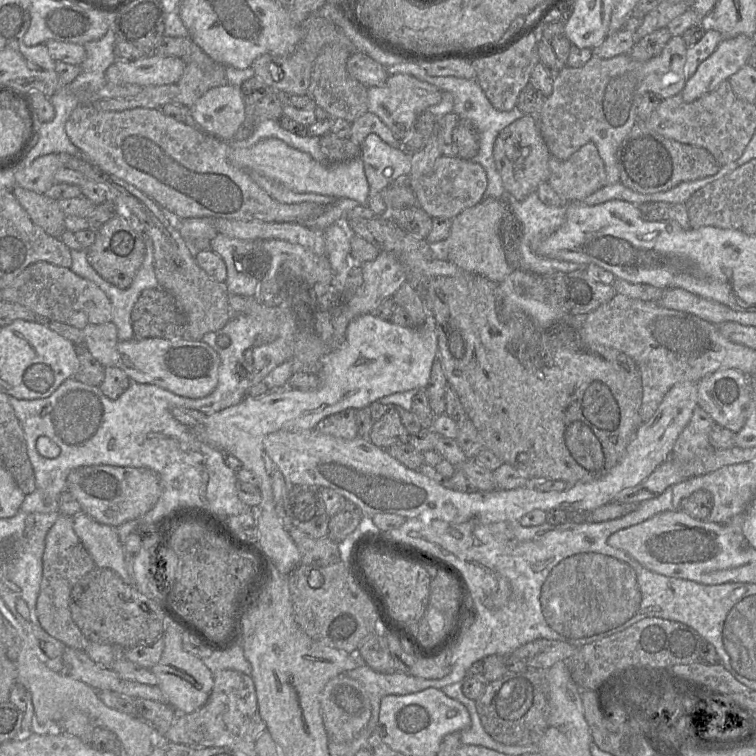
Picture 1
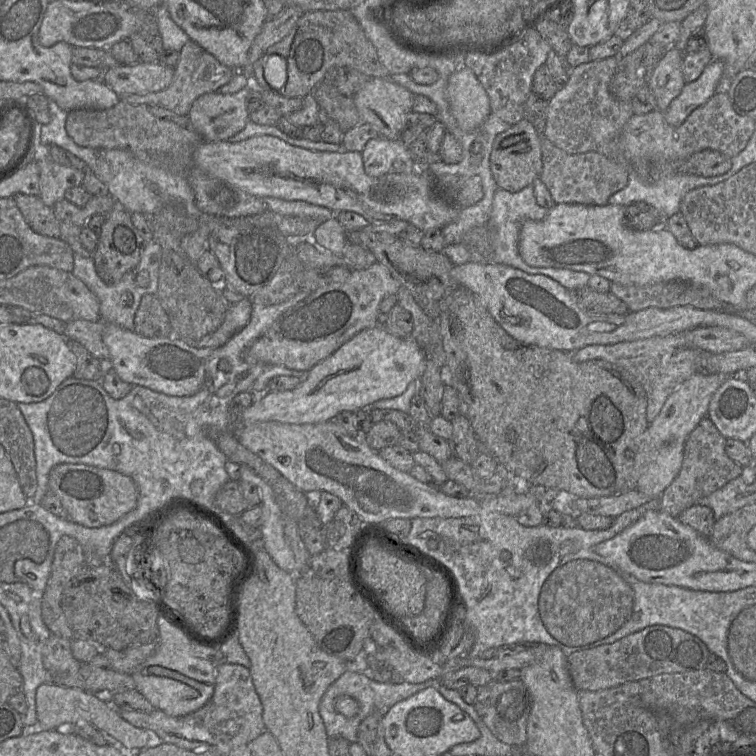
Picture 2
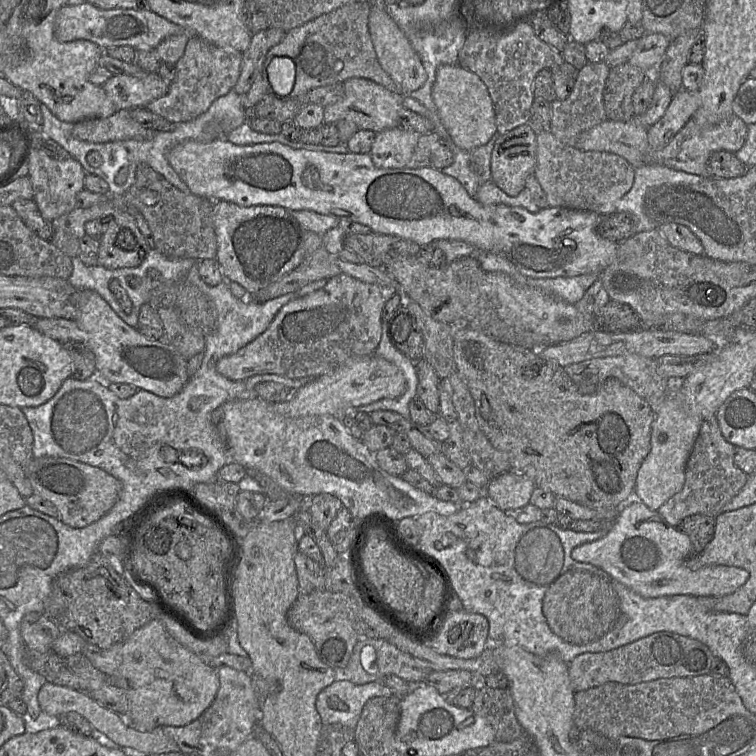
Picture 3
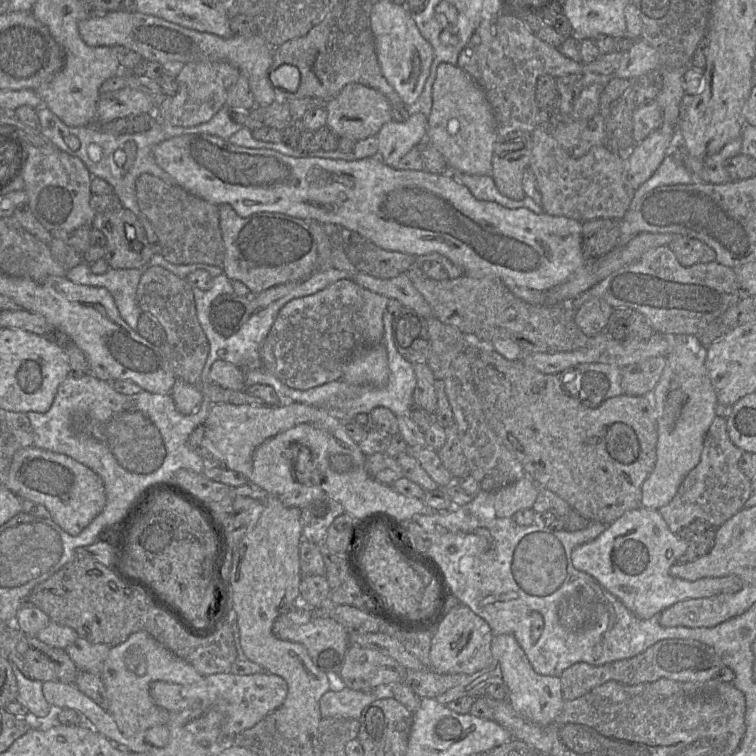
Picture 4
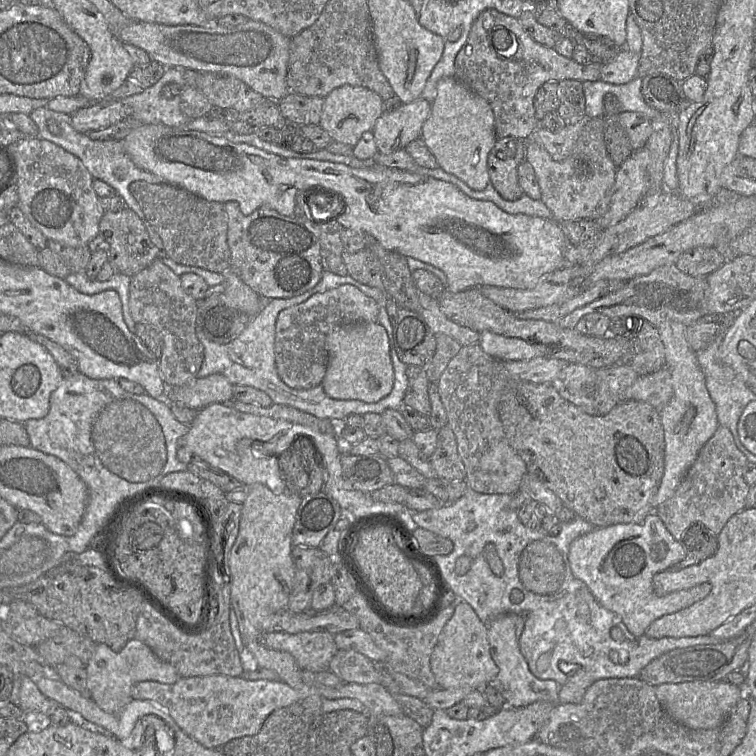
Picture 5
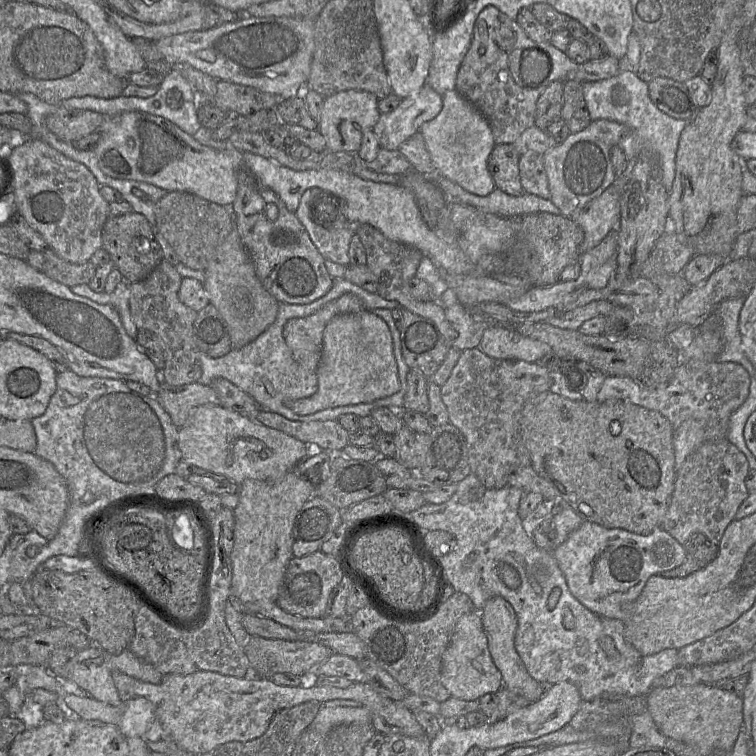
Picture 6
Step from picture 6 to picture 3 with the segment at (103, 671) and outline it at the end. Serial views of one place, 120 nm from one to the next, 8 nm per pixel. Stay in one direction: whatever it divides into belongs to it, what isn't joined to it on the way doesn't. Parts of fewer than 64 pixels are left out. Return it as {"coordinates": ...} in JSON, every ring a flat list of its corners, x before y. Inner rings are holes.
{"coordinates":[[158,618,134,631,123,642,122,662,114,675,108,678,125,691,128,710,122,716,131,727,140,732,152,731,156,727,185,726,191,723,209,708,219,690,217,670,177,642]]}

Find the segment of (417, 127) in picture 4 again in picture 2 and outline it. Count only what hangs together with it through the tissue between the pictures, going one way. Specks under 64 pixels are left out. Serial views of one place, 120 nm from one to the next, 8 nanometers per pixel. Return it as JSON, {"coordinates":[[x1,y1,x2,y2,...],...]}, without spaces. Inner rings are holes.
{"coordinates":[[373,138,361,153,365,173,371,177,390,173,410,174,419,167,401,139]]}

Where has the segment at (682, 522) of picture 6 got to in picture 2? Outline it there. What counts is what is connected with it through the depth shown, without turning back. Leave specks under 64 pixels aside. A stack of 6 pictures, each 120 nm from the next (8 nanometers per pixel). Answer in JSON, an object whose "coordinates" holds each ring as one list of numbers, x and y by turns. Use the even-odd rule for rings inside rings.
{"coordinates":[[704,417,689,434,684,444,683,462,679,474,660,496,660,510,679,518,687,508,742,475,743,467,732,460,725,451,726,438,713,421]]}

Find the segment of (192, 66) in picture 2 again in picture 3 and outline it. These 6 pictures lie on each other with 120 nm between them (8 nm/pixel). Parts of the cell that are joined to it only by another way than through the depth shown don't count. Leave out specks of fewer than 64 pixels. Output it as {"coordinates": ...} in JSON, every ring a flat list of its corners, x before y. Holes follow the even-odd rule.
{"coordinates":[[190,36,183,56,176,63,176,74,165,95,147,104,146,108,172,123,187,122,208,110,219,97,234,88,240,74,242,53,221,48,198,36]]}

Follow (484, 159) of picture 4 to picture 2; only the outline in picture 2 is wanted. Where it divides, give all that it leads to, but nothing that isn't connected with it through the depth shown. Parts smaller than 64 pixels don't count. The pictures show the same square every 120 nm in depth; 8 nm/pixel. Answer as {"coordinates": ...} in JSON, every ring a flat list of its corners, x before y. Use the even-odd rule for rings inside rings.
{"coordinates":[[460,61,458,69,448,79,446,93,452,115,458,126,464,131,469,132,481,127,491,113,487,92,473,71,464,65,460,65]]}

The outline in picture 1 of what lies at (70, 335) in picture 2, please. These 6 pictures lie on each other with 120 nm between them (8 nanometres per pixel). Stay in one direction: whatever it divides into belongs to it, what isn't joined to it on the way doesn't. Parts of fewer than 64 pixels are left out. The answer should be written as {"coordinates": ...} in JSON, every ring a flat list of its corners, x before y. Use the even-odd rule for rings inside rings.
{"coordinates":[[114,323,89,324,82,329,82,334,83,344,103,367,117,366,119,339]]}

